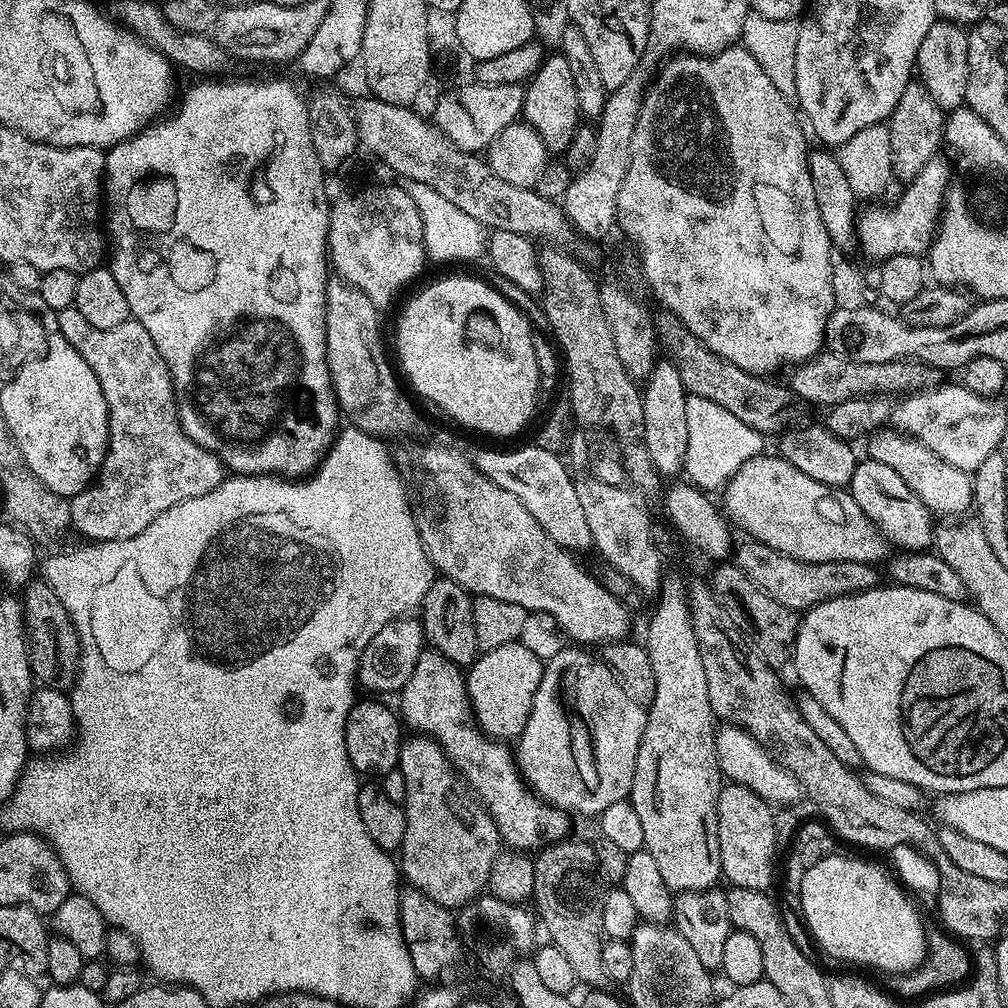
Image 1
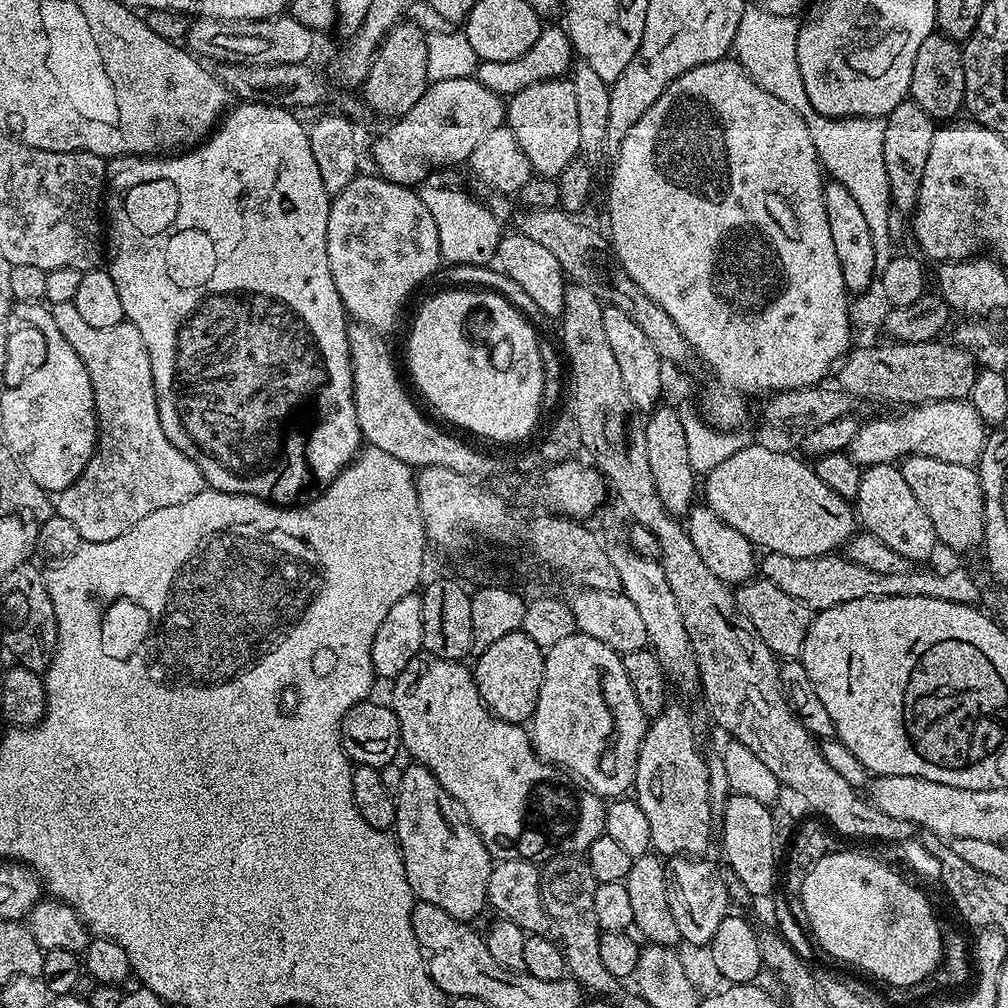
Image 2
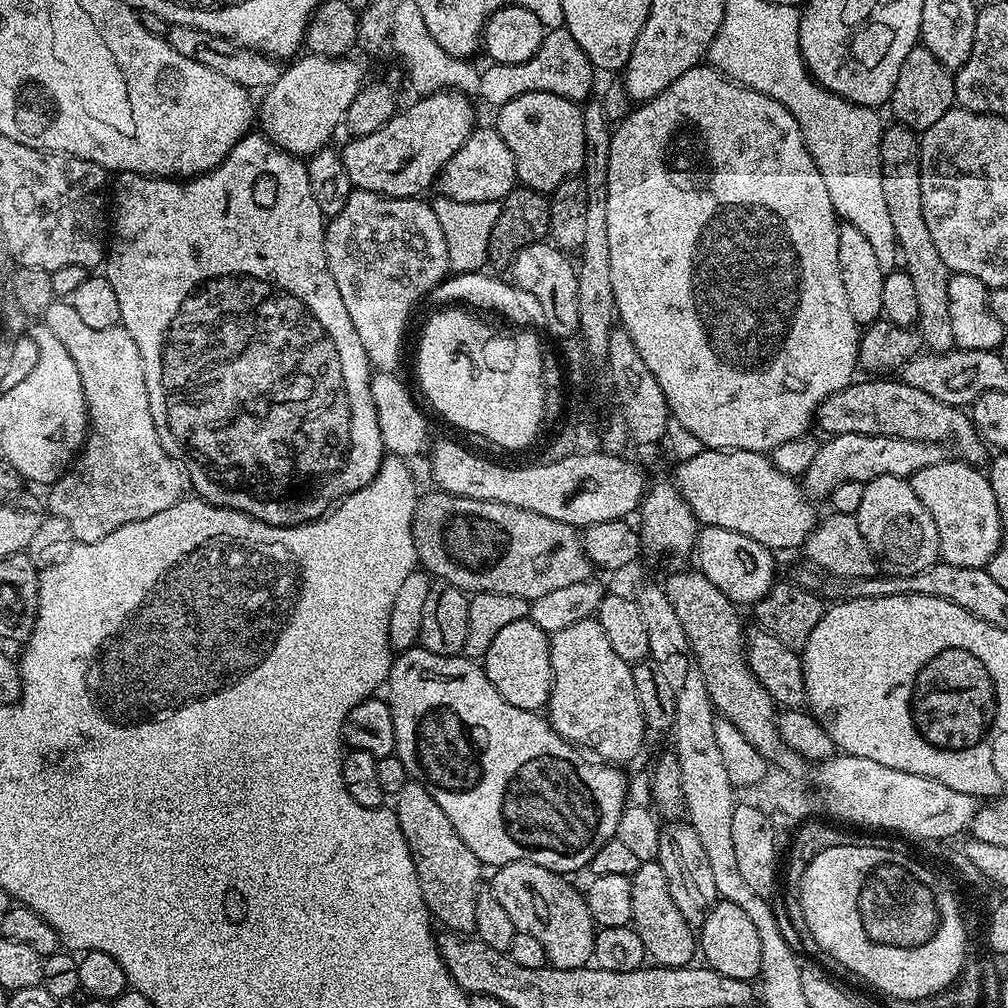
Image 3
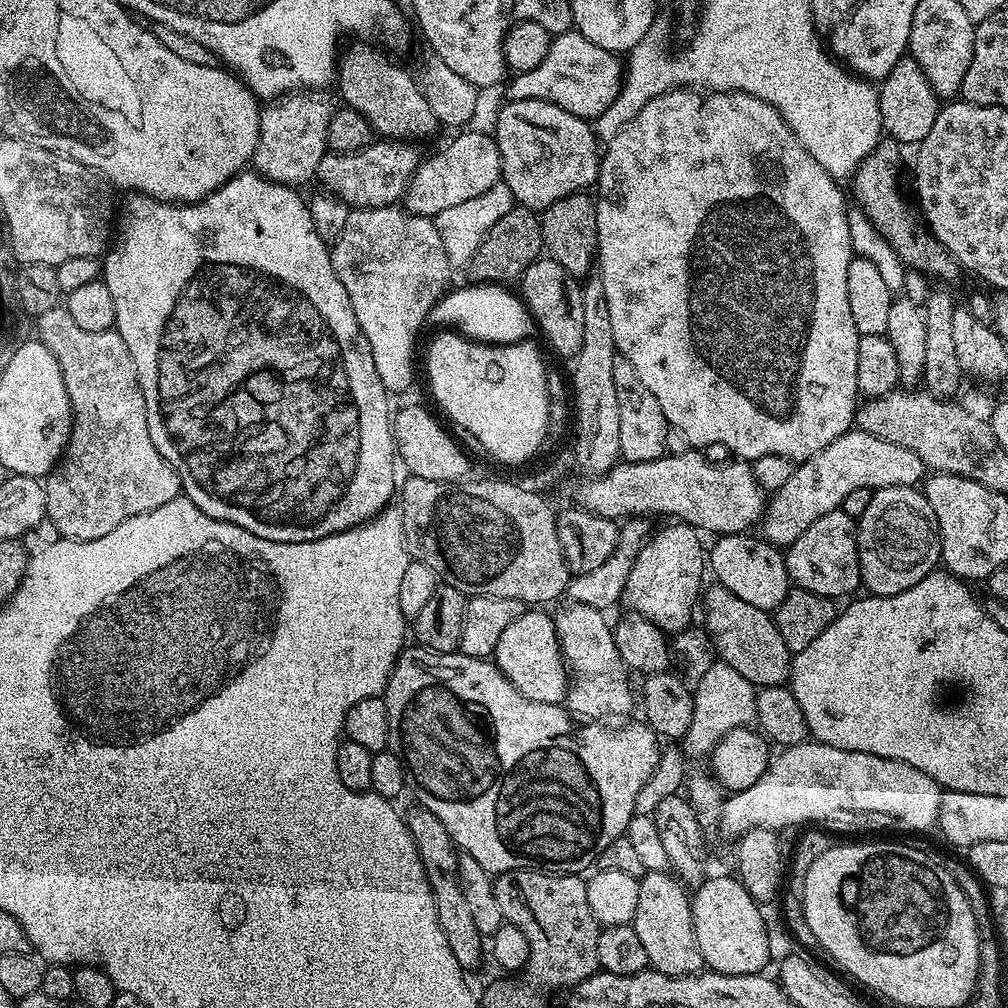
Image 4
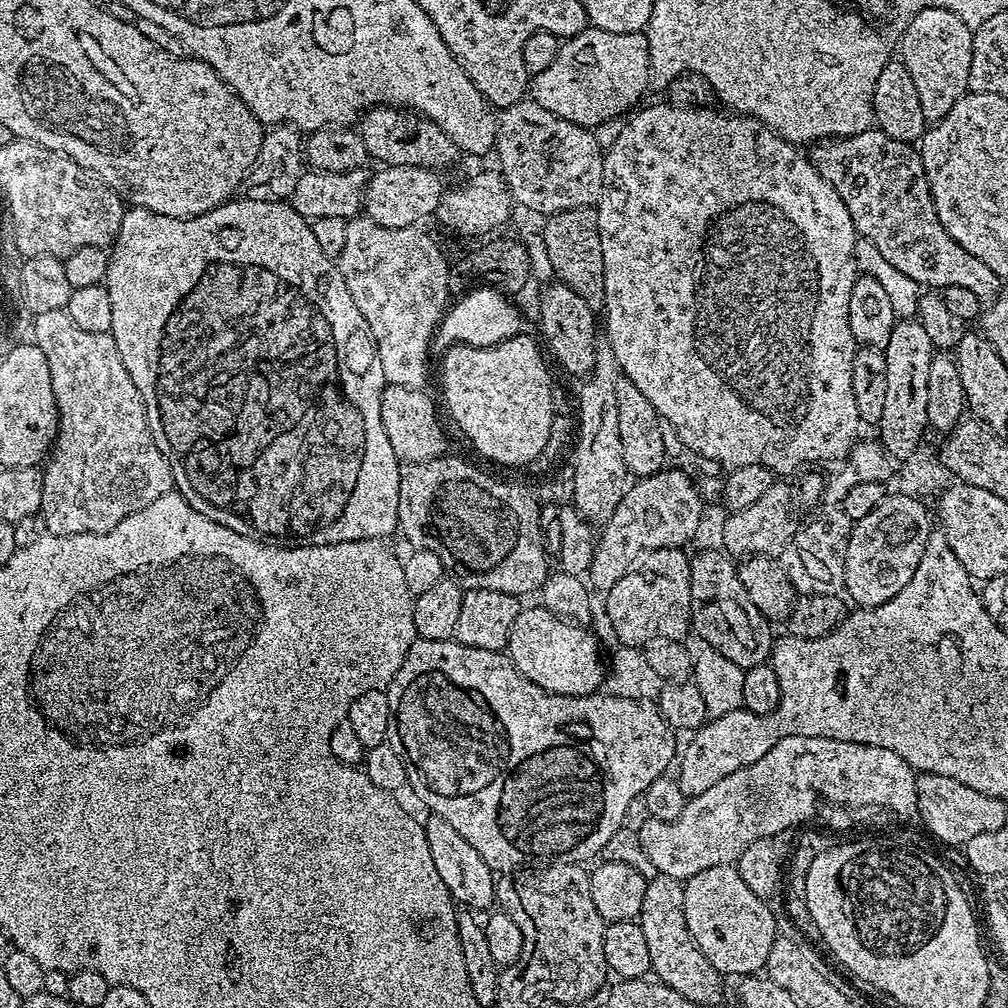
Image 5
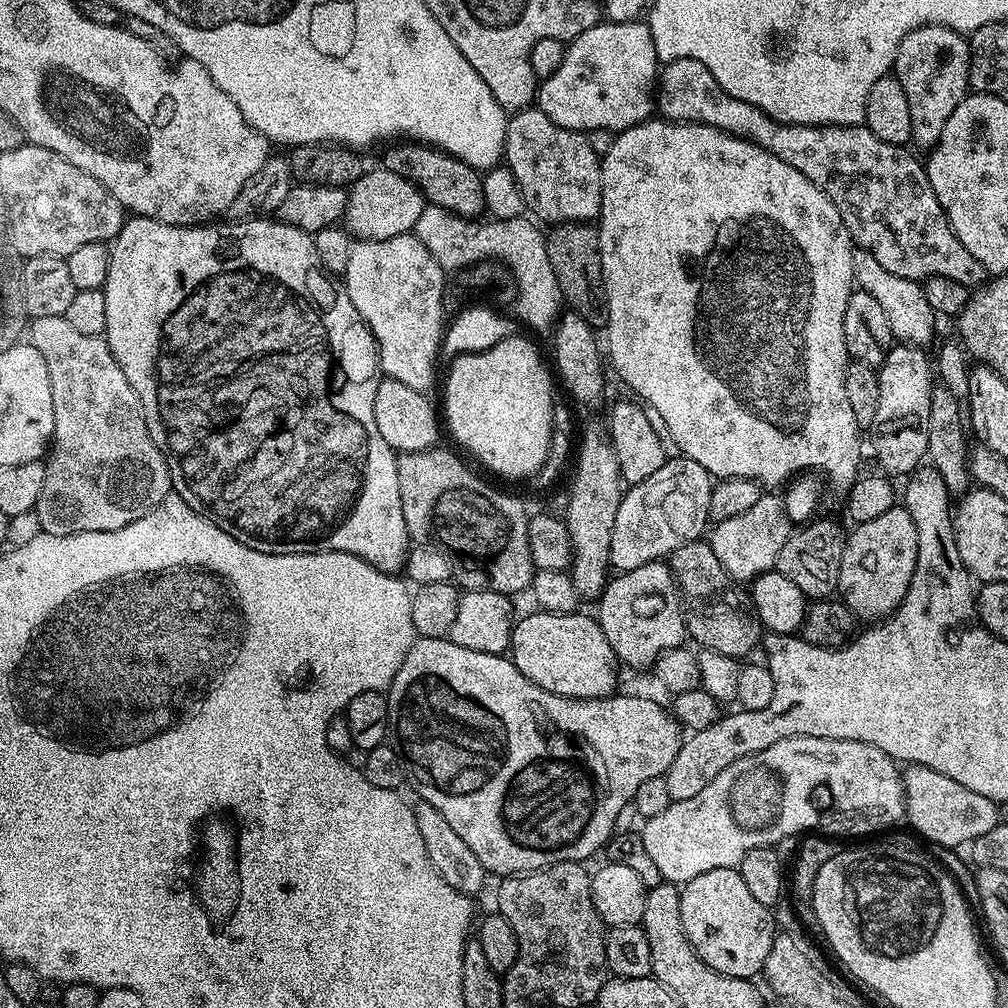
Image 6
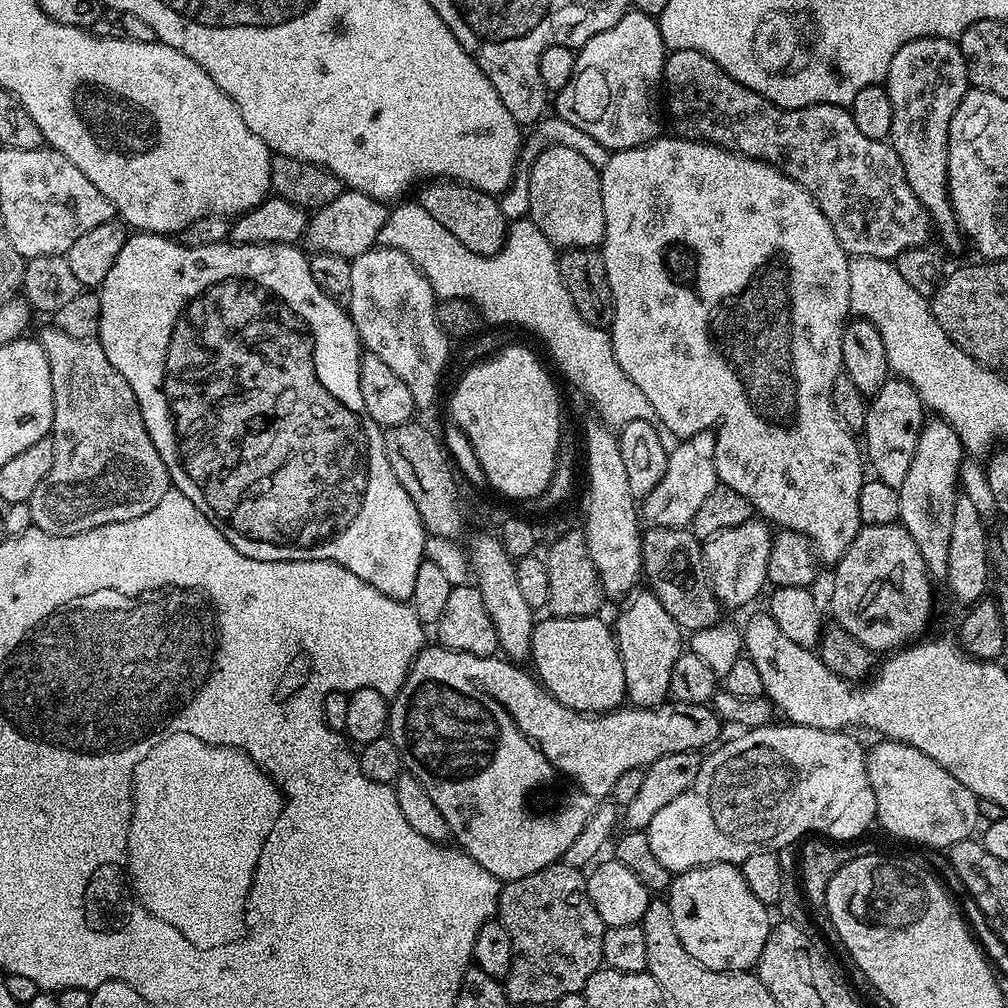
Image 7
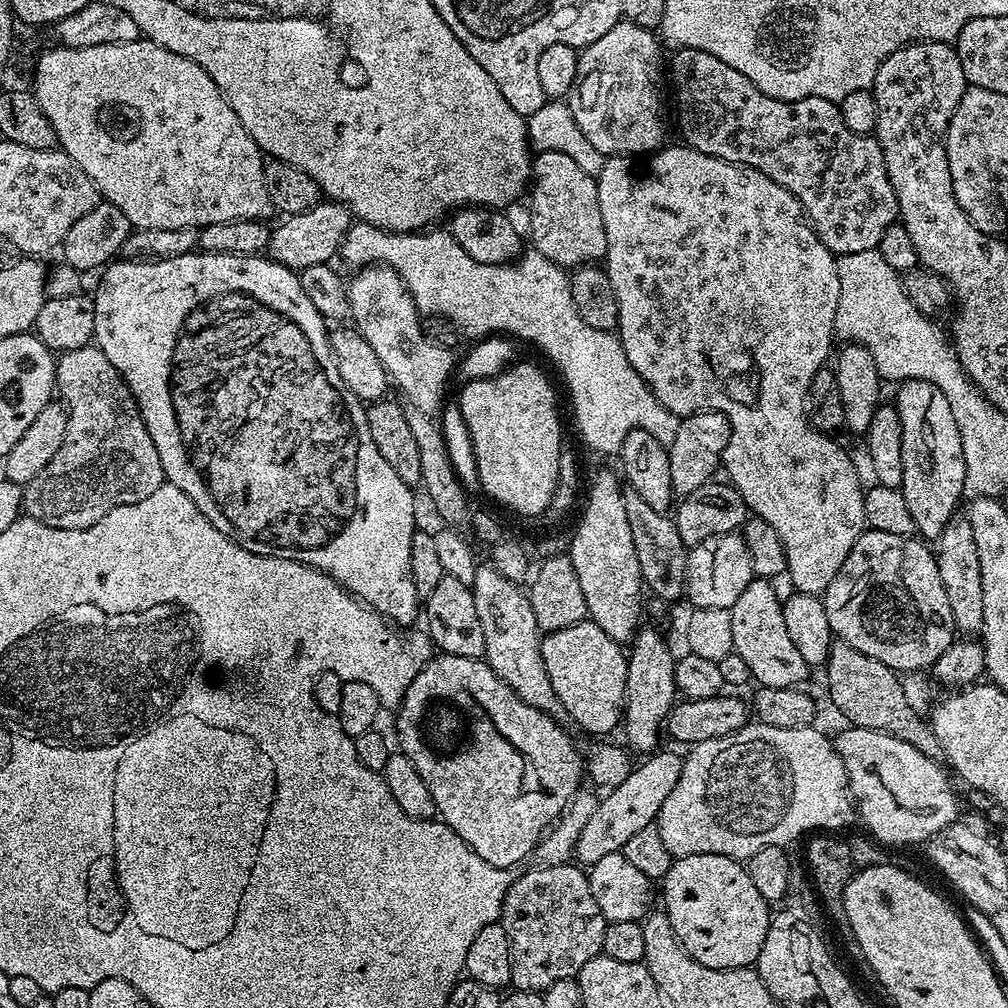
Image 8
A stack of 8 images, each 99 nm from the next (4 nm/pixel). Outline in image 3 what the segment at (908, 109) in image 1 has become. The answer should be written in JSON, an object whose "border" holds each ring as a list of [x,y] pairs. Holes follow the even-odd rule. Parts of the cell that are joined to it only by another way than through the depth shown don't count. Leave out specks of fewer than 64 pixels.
{"border":[[[889,123],[880,136],[880,169],[882,191],[886,198],[886,207],[890,210],[890,222],[894,226],[902,268],[910,274],[910,278],[914,278],[914,290],[918,293],[918,331],[921,341],[933,352],[953,351],[956,339],[950,326],[950,273],[946,262],[942,262],[942,257],[938,255],[934,238],[930,238],[926,214],[922,214],[920,136],[902,123]]]}

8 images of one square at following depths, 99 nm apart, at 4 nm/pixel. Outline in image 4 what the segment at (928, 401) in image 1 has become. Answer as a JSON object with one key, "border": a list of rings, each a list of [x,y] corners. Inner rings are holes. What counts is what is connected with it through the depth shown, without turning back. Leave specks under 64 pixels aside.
{"border":[[[849,430],[818,450],[818,454],[799,461],[798,466],[793,467],[790,478],[782,482],[778,491],[771,493],[758,528],[761,528],[759,531],[768,543],[787,546],[794,543],[798,534],[802,534],[802,530],[810,526],[810,522],[818,522],[822,514],[837,511],[850,490],[916,486],[925,476],[922,458],[918,458],[914,450],[906,450],[906,446],[874,438],[874,434]]]}

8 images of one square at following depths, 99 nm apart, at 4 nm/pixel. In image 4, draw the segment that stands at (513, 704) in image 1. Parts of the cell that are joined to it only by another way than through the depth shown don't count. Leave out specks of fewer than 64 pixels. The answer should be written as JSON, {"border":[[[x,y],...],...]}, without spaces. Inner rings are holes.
{"border":[[[525,610],[518,618],[514,618],[514,623],[502,633],[502,638],[498,638],[498,646],[494,653],[494,662],[510,678],[510,682],[530,702],[546,702],[547,704],[565,703],[568,695],[568,667],[564,665],[564,655],[558,642],[556,633],[556,621],[551,615],[548,616],[544,610]]]}

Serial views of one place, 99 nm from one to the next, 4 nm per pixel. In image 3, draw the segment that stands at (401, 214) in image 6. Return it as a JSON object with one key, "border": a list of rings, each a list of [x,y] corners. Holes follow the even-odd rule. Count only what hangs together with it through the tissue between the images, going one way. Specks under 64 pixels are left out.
{"border":[[[477,127],[466,138],[466,142],[446,162],[438,177],[438,188],[445,197],[460,203],[494,203],[507,198],[513,188],[517,187],[514,170],[514,154],[510,154],[510,146],[496,131],[495,127]]]}

